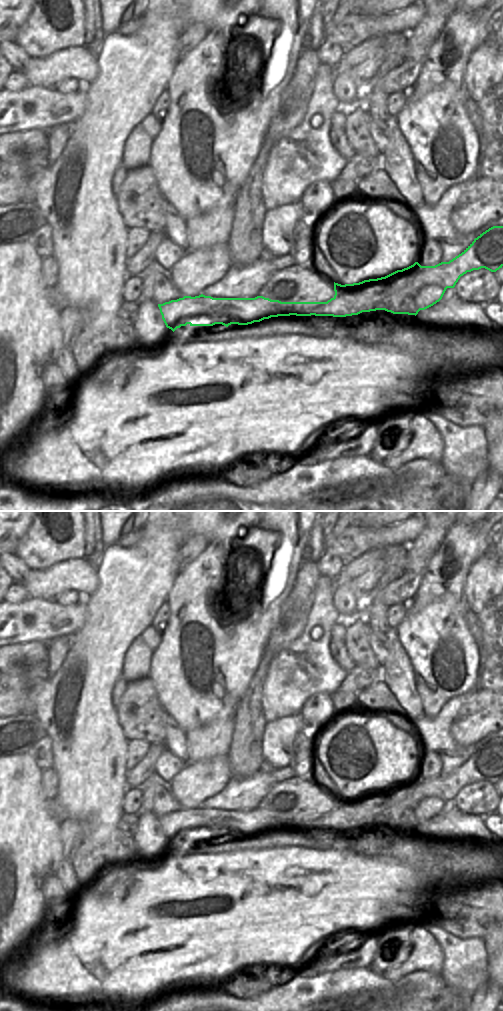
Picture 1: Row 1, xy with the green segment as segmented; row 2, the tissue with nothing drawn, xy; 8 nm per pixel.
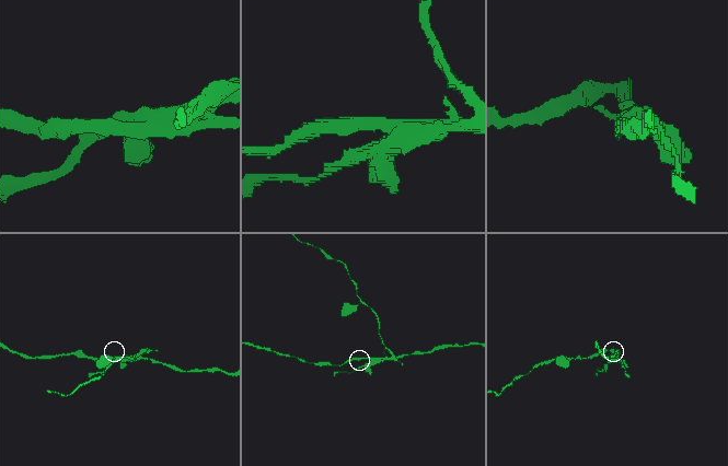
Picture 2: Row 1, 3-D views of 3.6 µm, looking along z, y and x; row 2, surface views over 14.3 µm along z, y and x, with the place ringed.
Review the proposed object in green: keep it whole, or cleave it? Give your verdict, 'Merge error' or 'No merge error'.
Merge error

